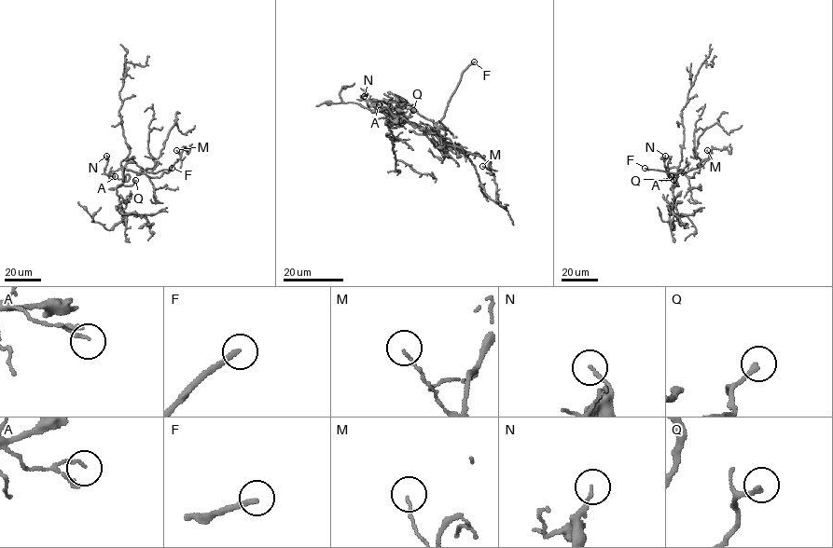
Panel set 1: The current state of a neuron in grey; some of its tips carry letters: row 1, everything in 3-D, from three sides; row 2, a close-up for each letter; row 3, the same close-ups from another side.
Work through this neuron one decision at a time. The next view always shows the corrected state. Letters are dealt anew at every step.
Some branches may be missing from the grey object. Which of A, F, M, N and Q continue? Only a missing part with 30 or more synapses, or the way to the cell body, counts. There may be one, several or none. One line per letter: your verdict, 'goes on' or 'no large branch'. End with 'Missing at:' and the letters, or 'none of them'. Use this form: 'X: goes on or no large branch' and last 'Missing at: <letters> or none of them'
A: no large branch
F: goes on
M: no large branch
N: no large branch
Q: no large branch
Missing at: F

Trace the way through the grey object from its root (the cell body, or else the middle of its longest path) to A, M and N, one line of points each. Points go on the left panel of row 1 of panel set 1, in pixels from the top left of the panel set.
A: (123, 170), (121, 167), (109, 174), (115, 176)
M: (123, 170), (159, 177), (180, 158), (176, 150)
N: (123, 170), (121, 167), (105, 174), (106, 156)

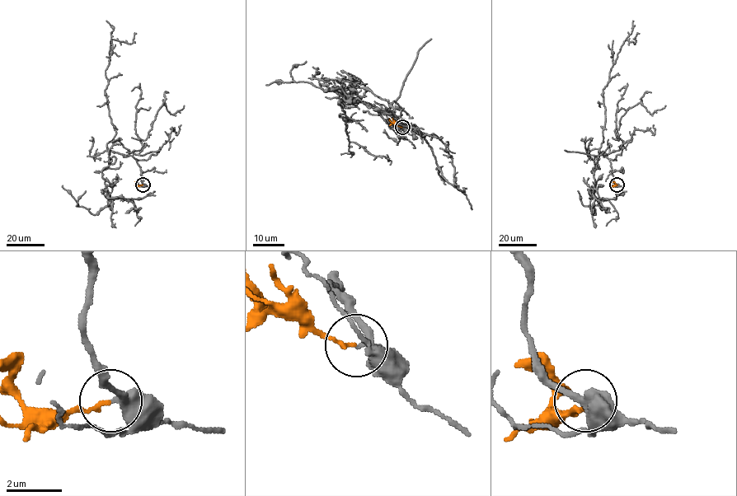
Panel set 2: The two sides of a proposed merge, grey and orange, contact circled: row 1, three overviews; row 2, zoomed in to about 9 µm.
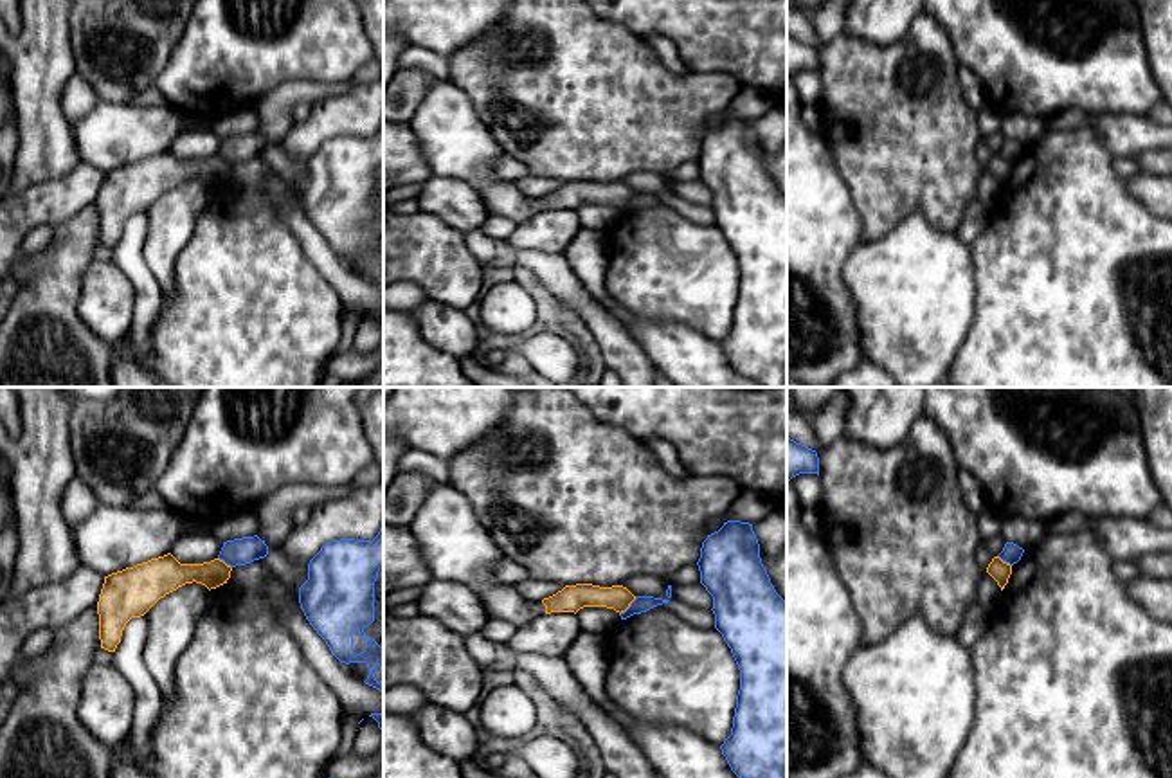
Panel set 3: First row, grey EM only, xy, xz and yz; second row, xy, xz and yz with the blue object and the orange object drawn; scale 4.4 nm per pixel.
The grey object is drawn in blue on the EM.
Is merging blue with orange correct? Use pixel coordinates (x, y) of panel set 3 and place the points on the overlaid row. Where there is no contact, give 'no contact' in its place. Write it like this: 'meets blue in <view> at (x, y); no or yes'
meets blue in xz at (631, 606); no

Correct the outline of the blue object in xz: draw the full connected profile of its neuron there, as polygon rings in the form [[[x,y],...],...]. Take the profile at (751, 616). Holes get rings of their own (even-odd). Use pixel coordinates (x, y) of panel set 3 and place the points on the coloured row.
[[[727,520],[708,535],[697,562],[700,584],[713,596],[715,629],[722,634],[740,670],[740,690],[731,735],[720,746],[738,778],[787,778],[787,602],[776,593],[760,558],[753,524]]]

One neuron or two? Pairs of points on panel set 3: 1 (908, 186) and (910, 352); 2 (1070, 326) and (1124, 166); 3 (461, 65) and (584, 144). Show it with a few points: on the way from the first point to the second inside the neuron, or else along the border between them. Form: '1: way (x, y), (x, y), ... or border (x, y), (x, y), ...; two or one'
1: border (947, 231), (922, 213), (910, 213), (872, 240); two
2: border (1113, 157), (1113, 170), (1122, 179); two
3: way (492, 71), (513, 74), (553, 114); one

